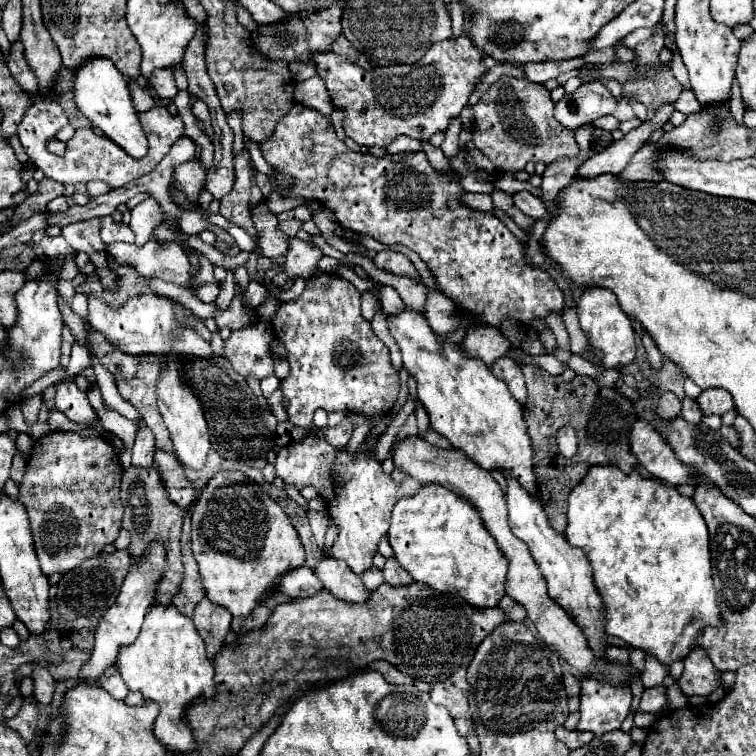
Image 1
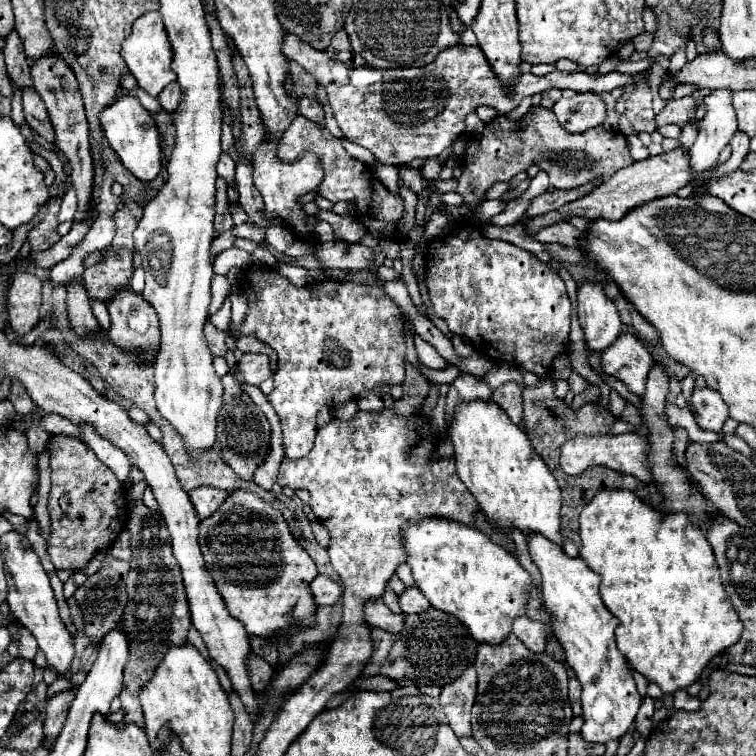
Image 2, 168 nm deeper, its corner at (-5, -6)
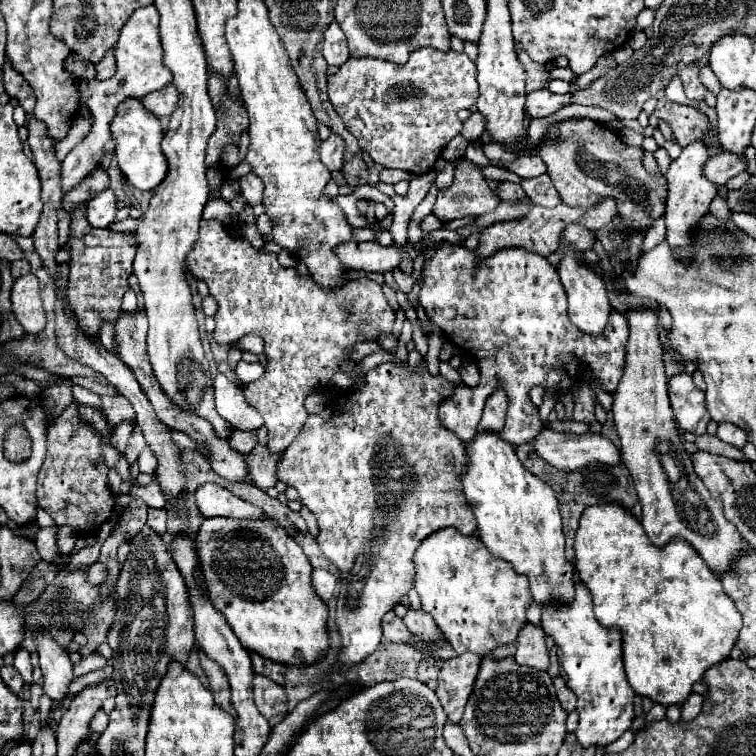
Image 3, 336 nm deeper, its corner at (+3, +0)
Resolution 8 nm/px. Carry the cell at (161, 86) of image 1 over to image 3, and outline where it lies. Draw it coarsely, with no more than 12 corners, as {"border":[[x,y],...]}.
{"border":[[177,88],[147,94],[141,102],[157,118],[177,108]]}

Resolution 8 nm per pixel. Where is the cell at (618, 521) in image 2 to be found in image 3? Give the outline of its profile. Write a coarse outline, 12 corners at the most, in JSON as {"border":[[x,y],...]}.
{"border":[[589,506],[575,572],[629,686],[681,706],[741,614],[681,540]]}

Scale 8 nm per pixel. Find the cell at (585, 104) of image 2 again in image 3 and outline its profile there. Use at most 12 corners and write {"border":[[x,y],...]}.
{"border":[[533,90],[525,98],[529,118],[545,118],[571,102],[571,94]]}

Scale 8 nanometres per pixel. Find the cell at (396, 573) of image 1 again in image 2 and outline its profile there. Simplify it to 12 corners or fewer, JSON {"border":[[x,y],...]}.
{"border":[[415,586],[399,594],[405,614],[417,614],[431,606],[425,594]]}

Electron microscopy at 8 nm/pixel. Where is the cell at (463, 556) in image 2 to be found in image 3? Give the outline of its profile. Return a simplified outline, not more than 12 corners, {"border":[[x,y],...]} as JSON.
{"border":[[445,528],[415,590],[455,654],[513,644],[525,574]]}

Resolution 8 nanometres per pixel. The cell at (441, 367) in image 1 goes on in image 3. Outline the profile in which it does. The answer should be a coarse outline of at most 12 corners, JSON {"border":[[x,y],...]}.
{"border":[[495,432],[467,444],[477,534],[541,606],[575,598],[557,498]]}

